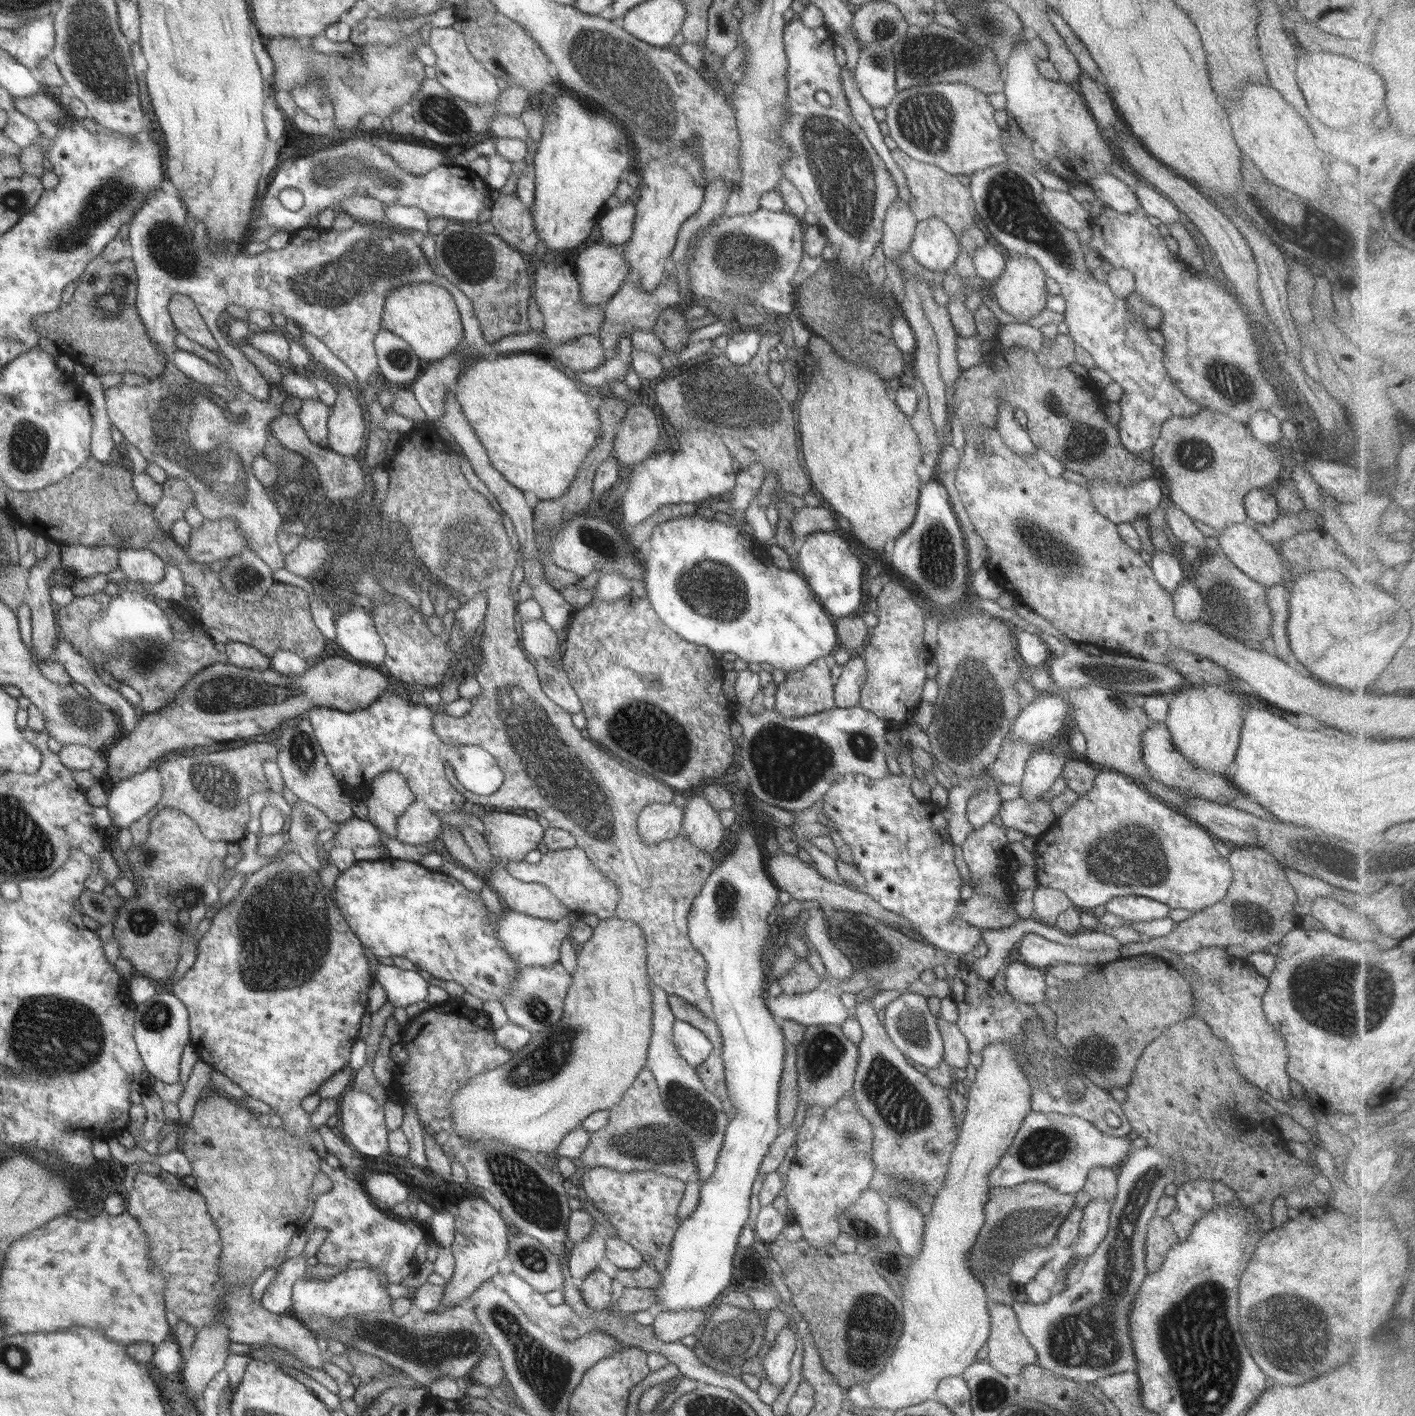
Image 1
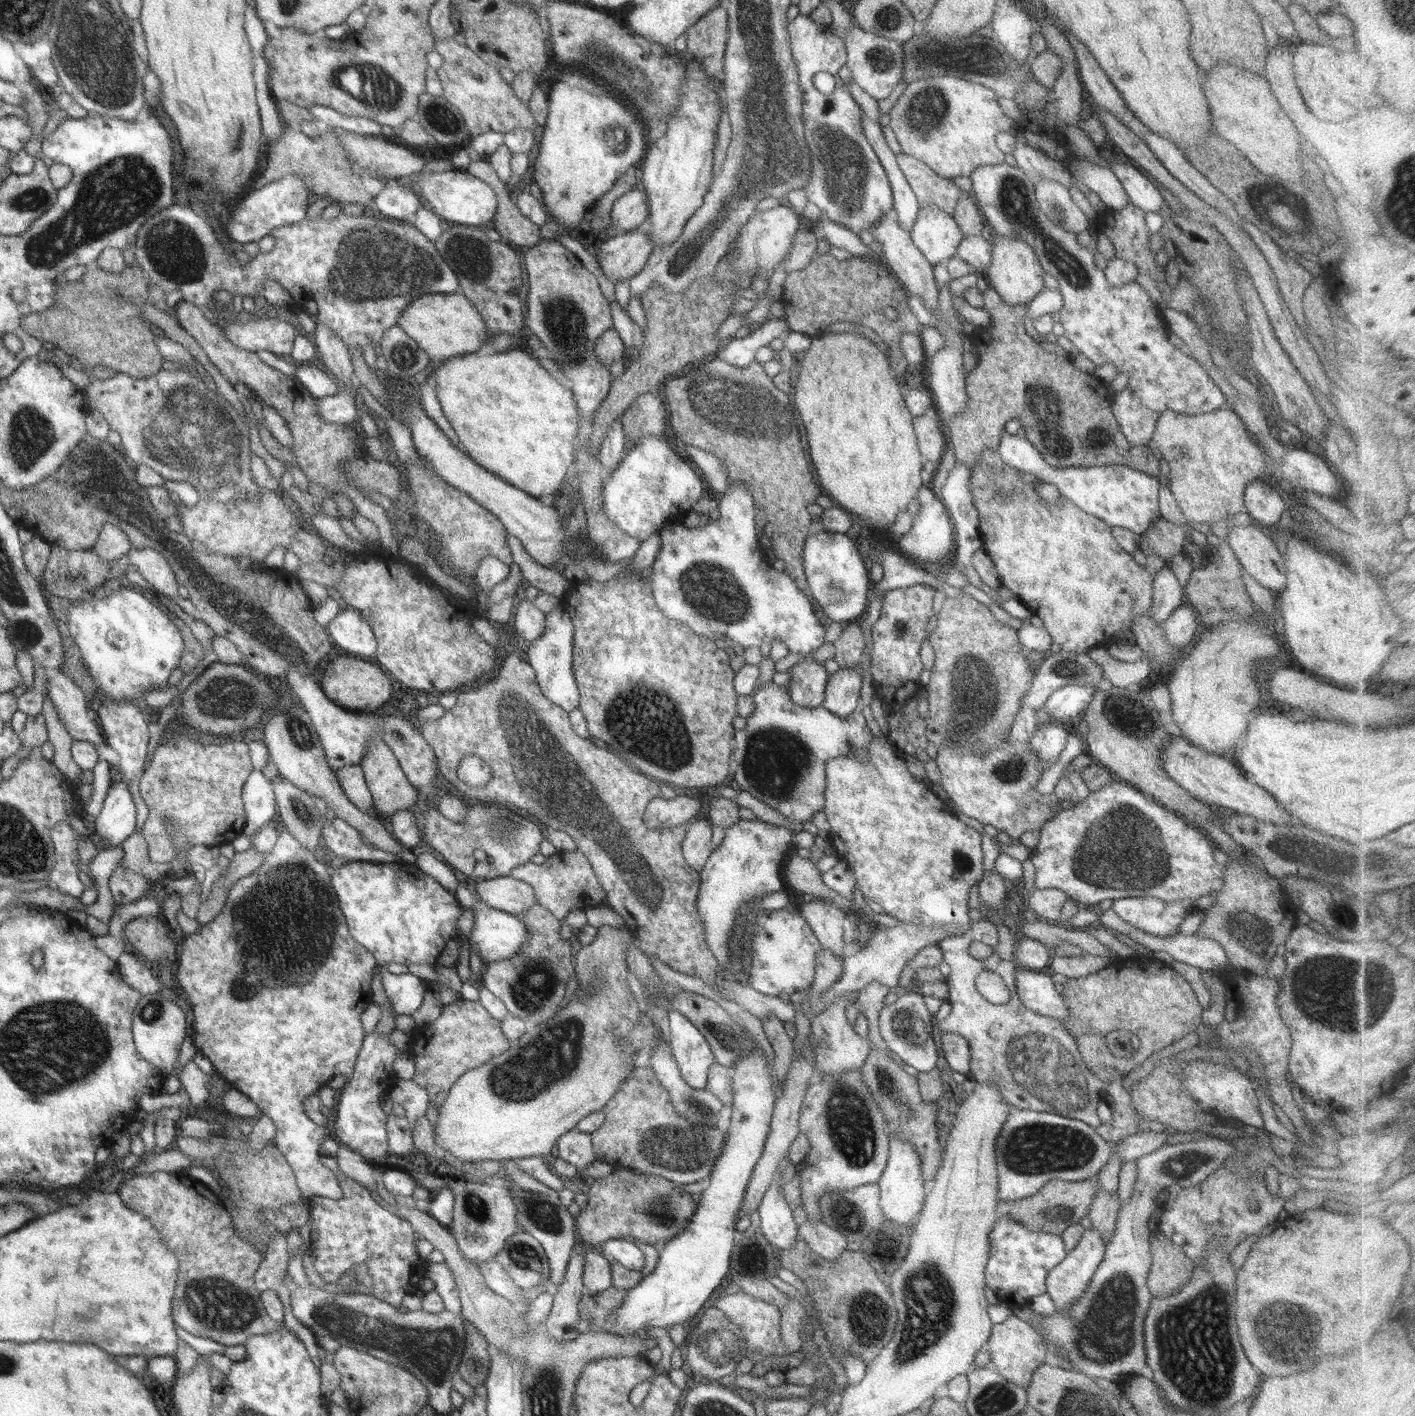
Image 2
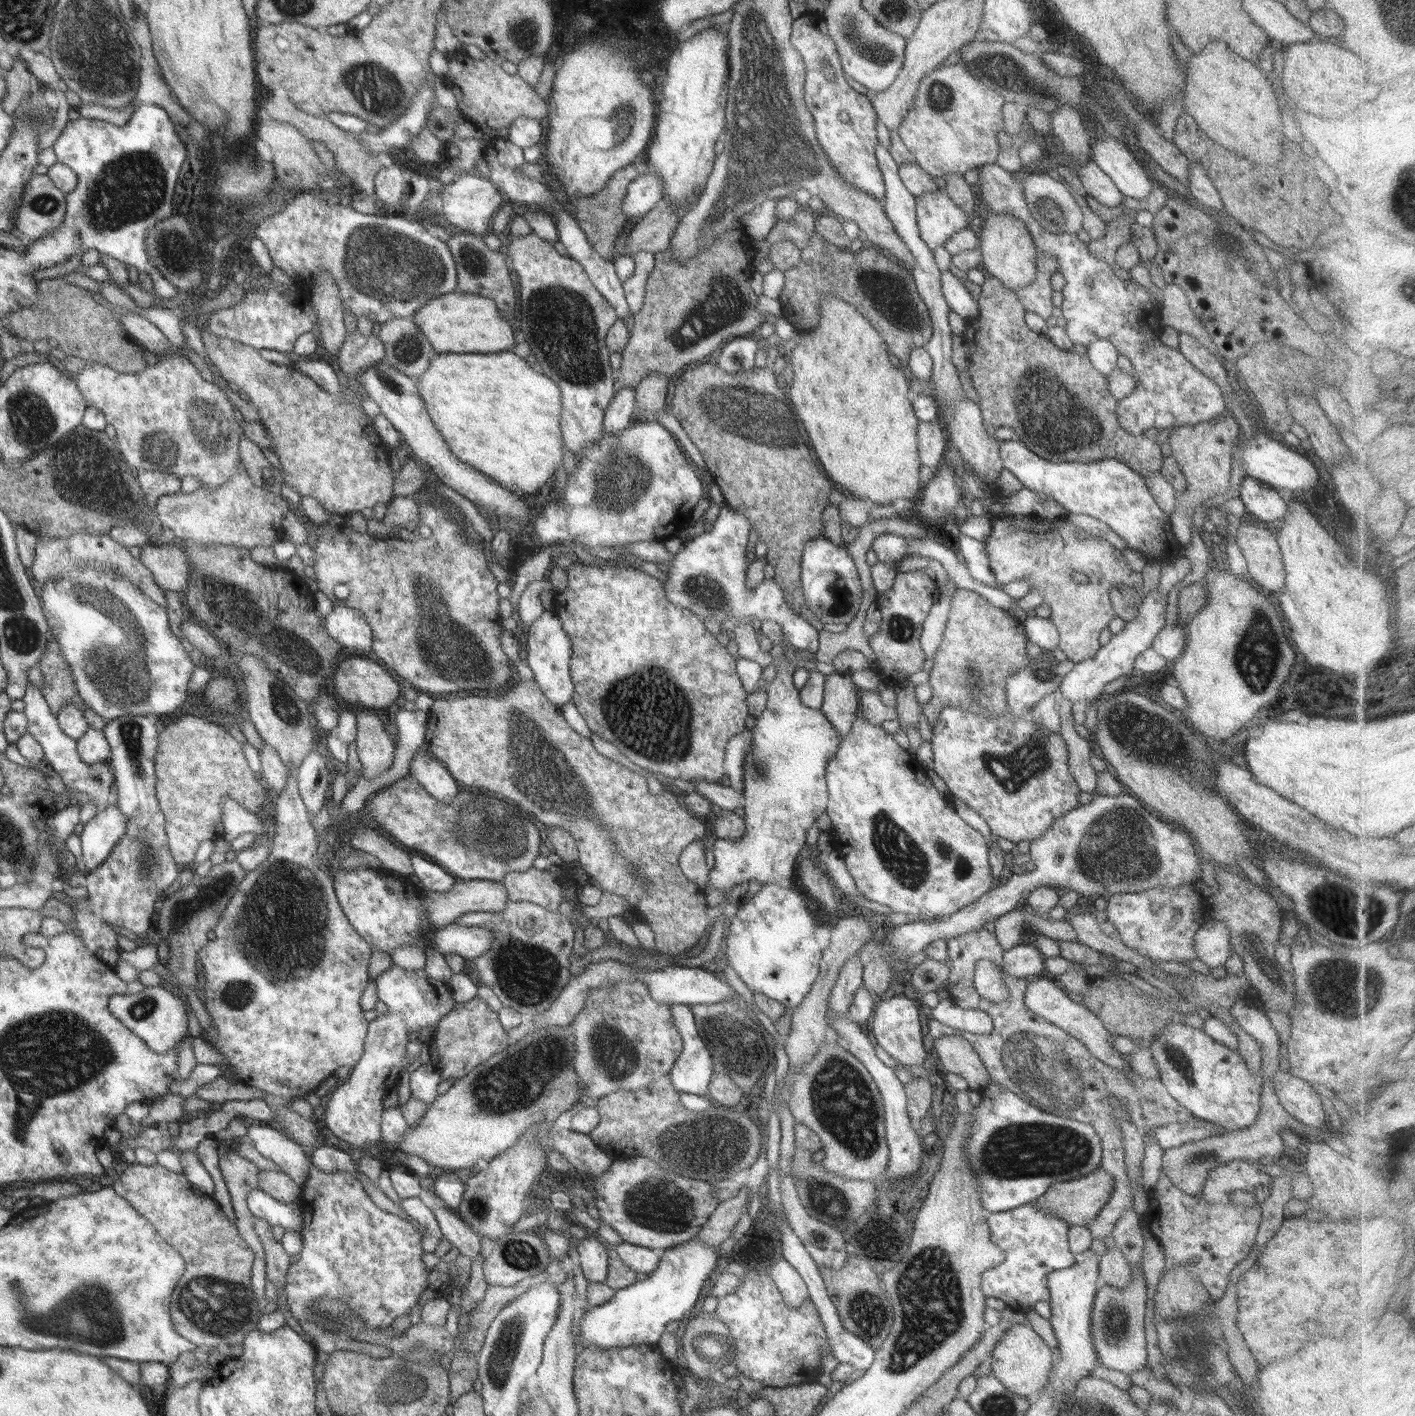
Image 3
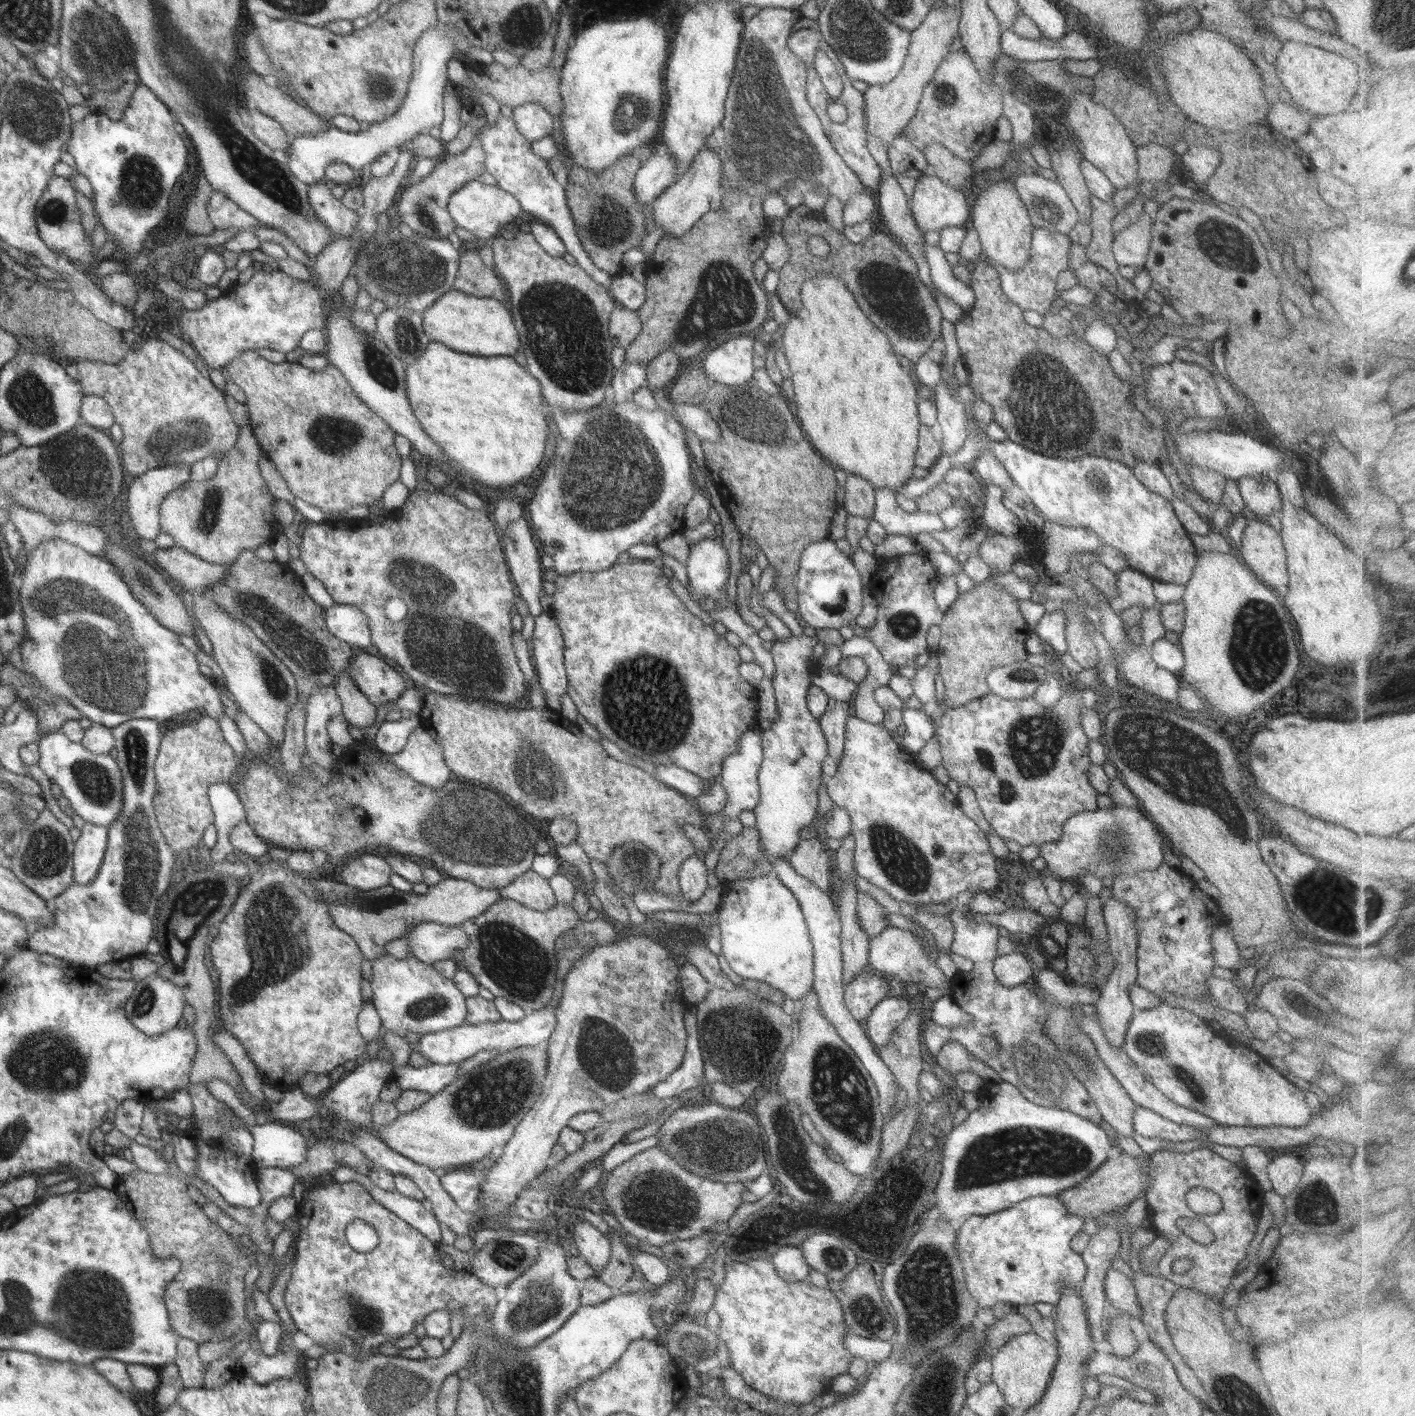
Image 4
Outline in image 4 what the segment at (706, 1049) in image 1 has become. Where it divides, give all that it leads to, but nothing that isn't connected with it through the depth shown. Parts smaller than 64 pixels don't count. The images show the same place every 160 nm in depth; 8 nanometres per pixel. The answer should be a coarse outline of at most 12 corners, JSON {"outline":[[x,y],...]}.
{"outline":[[684,1009],[682,1064],[648,1093],[663,1101],[692,1090],[704,1076],[697,1011]]}

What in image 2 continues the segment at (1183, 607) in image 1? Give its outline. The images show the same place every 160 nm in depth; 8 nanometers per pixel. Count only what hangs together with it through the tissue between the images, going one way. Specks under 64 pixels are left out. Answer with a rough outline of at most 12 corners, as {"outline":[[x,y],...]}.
{"outline":[[1183,602],[1163,620],[1168,642],[1182,649],[1200,630],[1195,608]]}

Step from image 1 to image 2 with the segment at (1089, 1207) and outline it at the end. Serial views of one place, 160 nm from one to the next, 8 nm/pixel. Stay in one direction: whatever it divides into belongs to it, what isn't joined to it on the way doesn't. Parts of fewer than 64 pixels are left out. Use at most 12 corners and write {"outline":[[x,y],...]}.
{"outline":[[1100,1232],[1047,1277],[1047,1294],[1066,1312],[1088,1288],[1105,1254]]}

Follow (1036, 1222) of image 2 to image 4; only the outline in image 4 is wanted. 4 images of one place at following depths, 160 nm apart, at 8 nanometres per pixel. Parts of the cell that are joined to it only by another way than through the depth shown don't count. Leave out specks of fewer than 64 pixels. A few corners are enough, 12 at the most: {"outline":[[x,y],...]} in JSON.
{"outline":[[1114,1152],[1056,1196],[1097,1218],[1147,1189],[1150,1161]]}

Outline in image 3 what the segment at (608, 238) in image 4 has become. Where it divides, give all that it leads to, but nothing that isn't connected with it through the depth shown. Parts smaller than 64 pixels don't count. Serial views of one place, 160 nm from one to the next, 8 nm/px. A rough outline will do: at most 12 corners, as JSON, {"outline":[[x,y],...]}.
{"outline":[[629,164],[600,192],[573,201],[580,228],[602,258],[614,259],[627,216]]}

